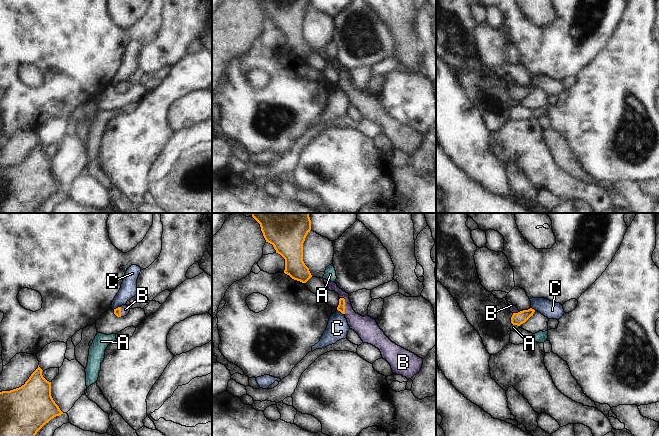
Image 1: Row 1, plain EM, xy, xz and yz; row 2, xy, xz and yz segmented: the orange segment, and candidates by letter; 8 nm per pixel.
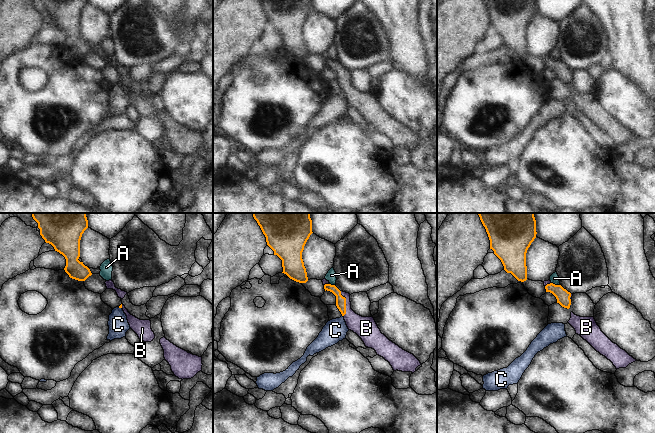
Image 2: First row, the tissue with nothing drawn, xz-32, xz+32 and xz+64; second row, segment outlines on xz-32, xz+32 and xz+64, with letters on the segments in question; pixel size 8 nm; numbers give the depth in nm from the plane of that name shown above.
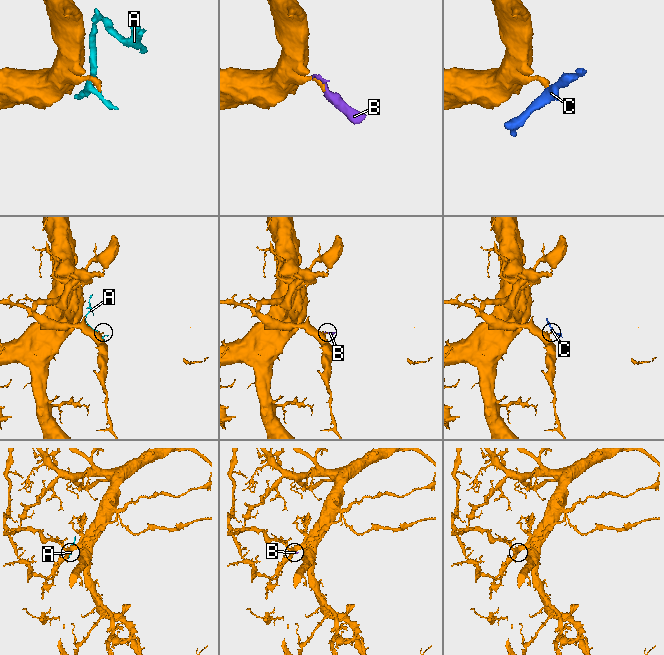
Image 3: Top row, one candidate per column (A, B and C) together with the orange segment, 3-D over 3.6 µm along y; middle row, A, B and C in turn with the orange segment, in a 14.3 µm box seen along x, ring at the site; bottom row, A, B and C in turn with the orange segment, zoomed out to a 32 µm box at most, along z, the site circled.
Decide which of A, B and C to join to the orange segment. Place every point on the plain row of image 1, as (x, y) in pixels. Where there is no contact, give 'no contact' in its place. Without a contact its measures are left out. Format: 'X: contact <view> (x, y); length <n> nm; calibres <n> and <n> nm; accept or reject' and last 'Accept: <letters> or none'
A: contact yz (516, 100); length 60 nm; calibres 100 and 50 nm; reject
B: contact xz (344, 81); length 150 nm; calibres 60 and 180 nm; accept
C: contact xz (340, 87); length 70 nm; calibres 60 and 170 nm; reject
Accept: B

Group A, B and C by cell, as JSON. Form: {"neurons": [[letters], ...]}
{"neurons": [["A"], ["B"], ["C"]]}

